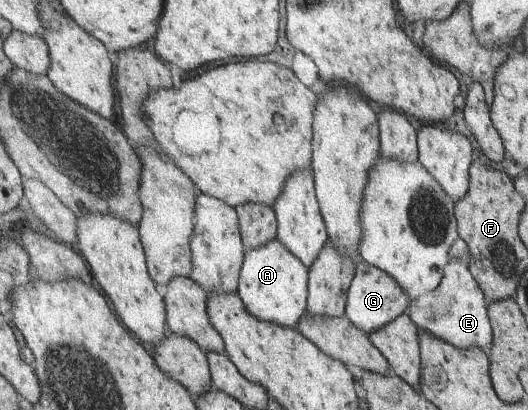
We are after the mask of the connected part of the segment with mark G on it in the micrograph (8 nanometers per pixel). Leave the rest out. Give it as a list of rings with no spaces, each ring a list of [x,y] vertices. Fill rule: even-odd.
[[[362,259],[356,267],[356,275],[352,282],[348,301],[346,304],[346,315],[361,330],[367,334],[374,333],[383,325],[389,325],[397,317],[408,312],[412,304],[410,294],[393,278],[388,272],[373,266],[370,262]]]

